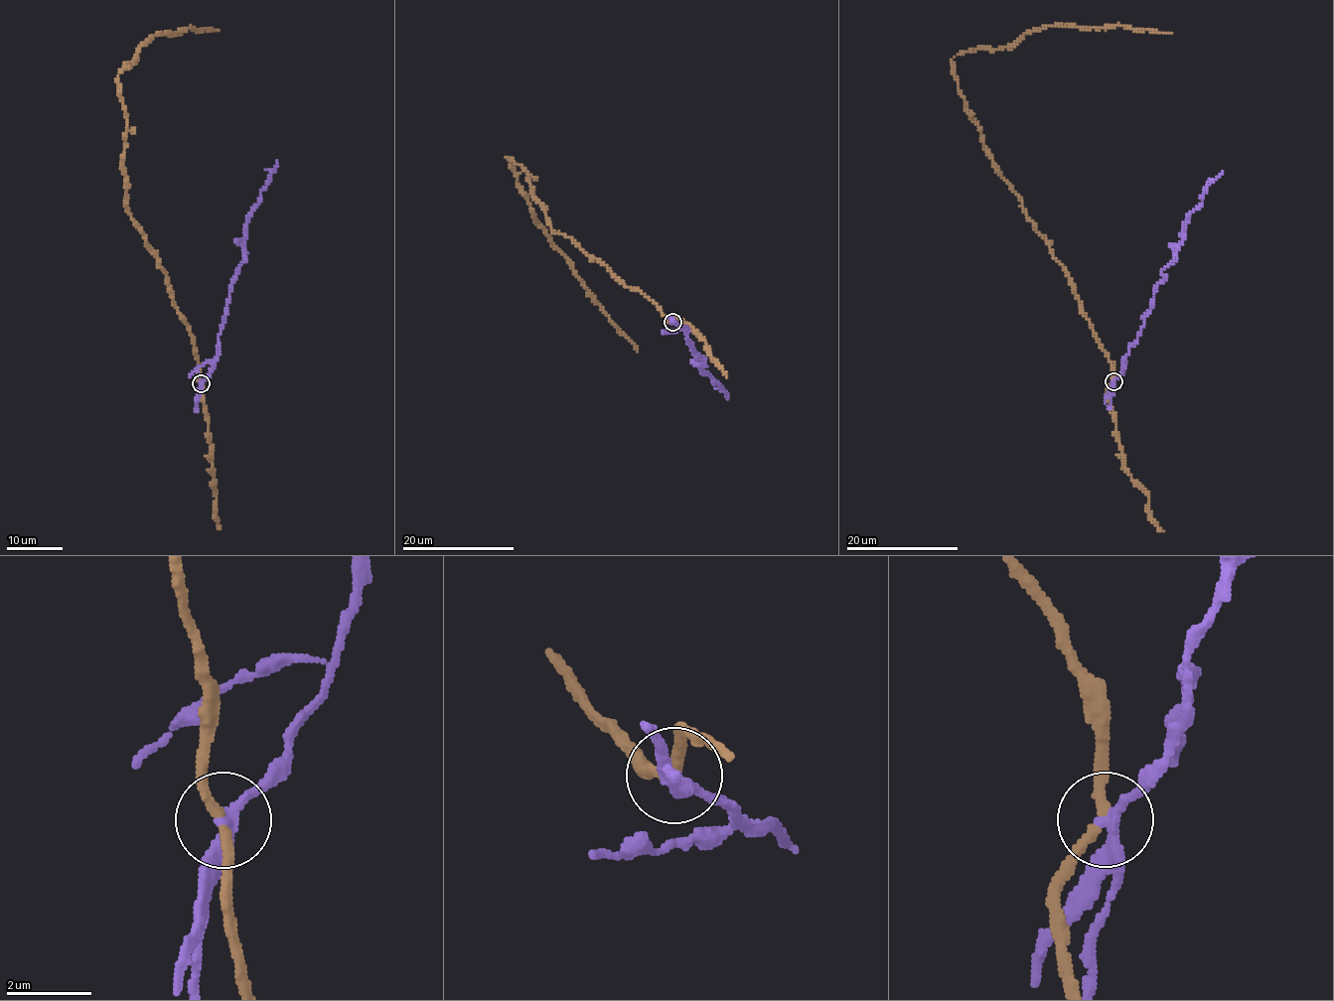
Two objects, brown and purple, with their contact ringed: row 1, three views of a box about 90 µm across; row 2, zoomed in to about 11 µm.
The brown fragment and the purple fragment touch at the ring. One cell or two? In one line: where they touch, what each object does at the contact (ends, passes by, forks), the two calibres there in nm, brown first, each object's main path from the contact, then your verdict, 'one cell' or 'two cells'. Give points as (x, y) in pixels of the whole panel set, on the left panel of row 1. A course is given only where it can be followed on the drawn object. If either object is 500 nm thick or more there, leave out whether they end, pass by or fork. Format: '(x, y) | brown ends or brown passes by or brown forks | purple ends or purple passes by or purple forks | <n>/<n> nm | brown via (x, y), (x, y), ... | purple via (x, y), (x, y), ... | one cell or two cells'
(201, 383) | brown passes by | purple passes by | 200/280 nm | brown via (201, 382), (189, 326), (167, 273), (125, 207), (126, 113), (117, 77), (151, 36), (219, 29) | purple via (201, 382), (215, 365), (229, 284), (245, 258), (246, 216), (261, 195), (277, 160) | two cells

